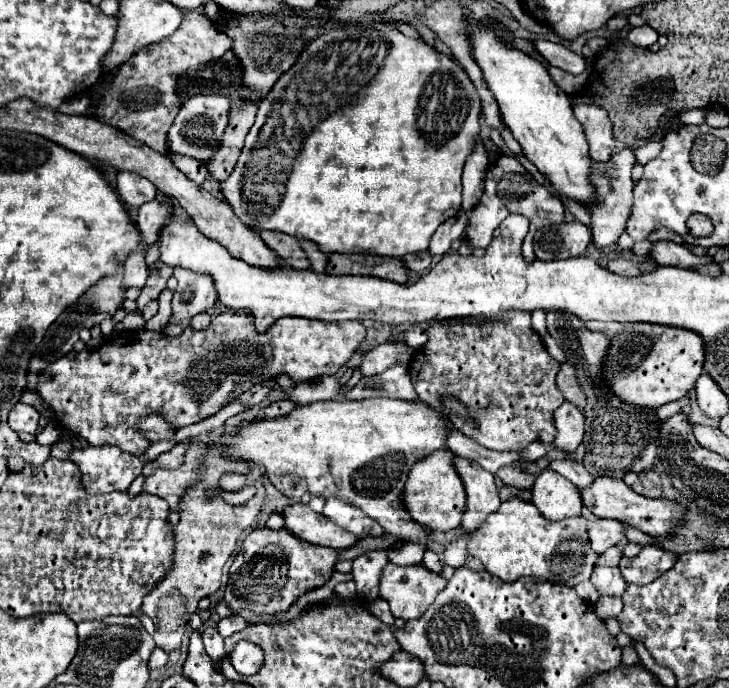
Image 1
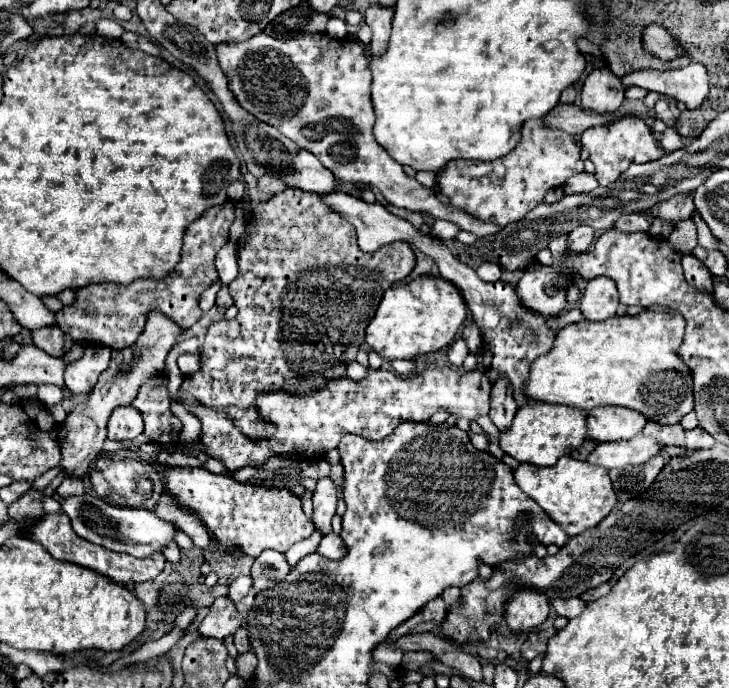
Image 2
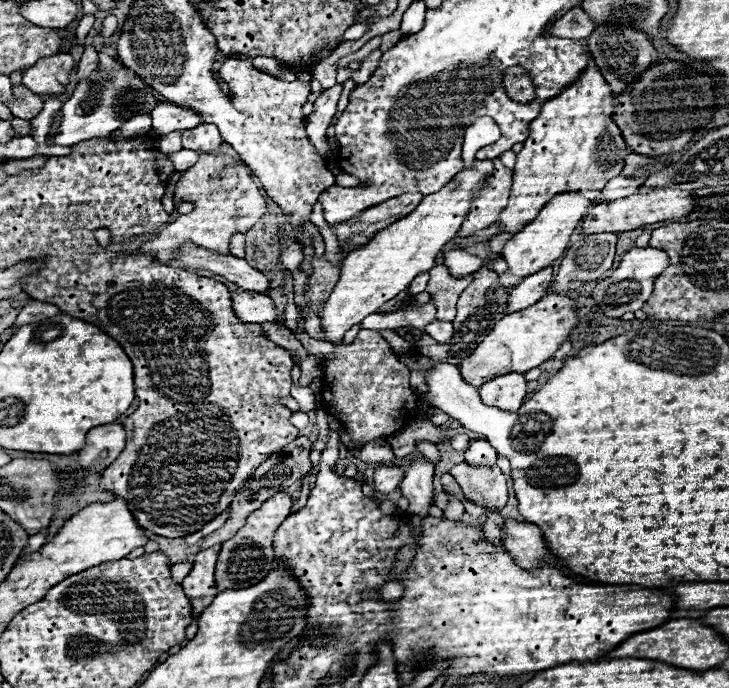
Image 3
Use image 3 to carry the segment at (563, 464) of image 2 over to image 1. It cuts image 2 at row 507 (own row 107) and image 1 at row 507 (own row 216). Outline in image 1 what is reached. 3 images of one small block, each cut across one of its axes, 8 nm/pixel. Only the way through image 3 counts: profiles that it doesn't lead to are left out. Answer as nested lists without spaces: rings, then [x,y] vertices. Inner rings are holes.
[[[510,498],[502,502],[500,508],[492,512],[480,528],[476,528],[476,532],[452,538],[444,548],[444,564],[462,568],[470,556],[478,558],[486,572],[504,582],[512,582],[522,576],[534,576],[572,588],[590,580],[598,560],[598,554],[594,554],[588,544],[588,534],[578,530],[584,530],[584,526],[578,528],[578,520],[552,522],[546,520],[534,504]]]

